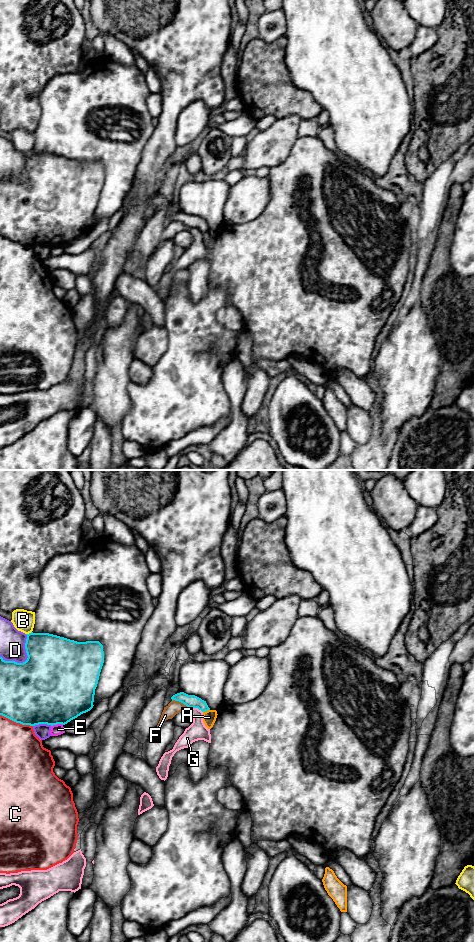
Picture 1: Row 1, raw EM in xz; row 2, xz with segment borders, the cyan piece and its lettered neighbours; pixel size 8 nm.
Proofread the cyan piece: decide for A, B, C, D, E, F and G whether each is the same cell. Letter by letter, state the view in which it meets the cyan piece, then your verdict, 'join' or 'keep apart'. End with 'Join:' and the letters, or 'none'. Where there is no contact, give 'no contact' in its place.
A: xz | keep apart
B: xz | keep apart
C: xz | keep apart
D: xz | keep apart
E: xz | keep apart
F: xz | keep apart
G: xz | keep apart
Join: none

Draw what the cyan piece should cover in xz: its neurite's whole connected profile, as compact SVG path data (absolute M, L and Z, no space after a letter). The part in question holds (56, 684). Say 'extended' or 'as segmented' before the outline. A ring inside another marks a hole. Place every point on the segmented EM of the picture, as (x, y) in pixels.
as segmented; M31 632L26 635L27 639L25 643L25 649L28 658L25 662L17 663L15 661L5 661L2 657L0 657L0 715L22 725L35 726L39 724L47 724L53 726L57 724L65 725L81 714L90 711L94 706L93 702L95 689L97 687L100 672L104 663L103 645L99 641L77 642L49 633Z

